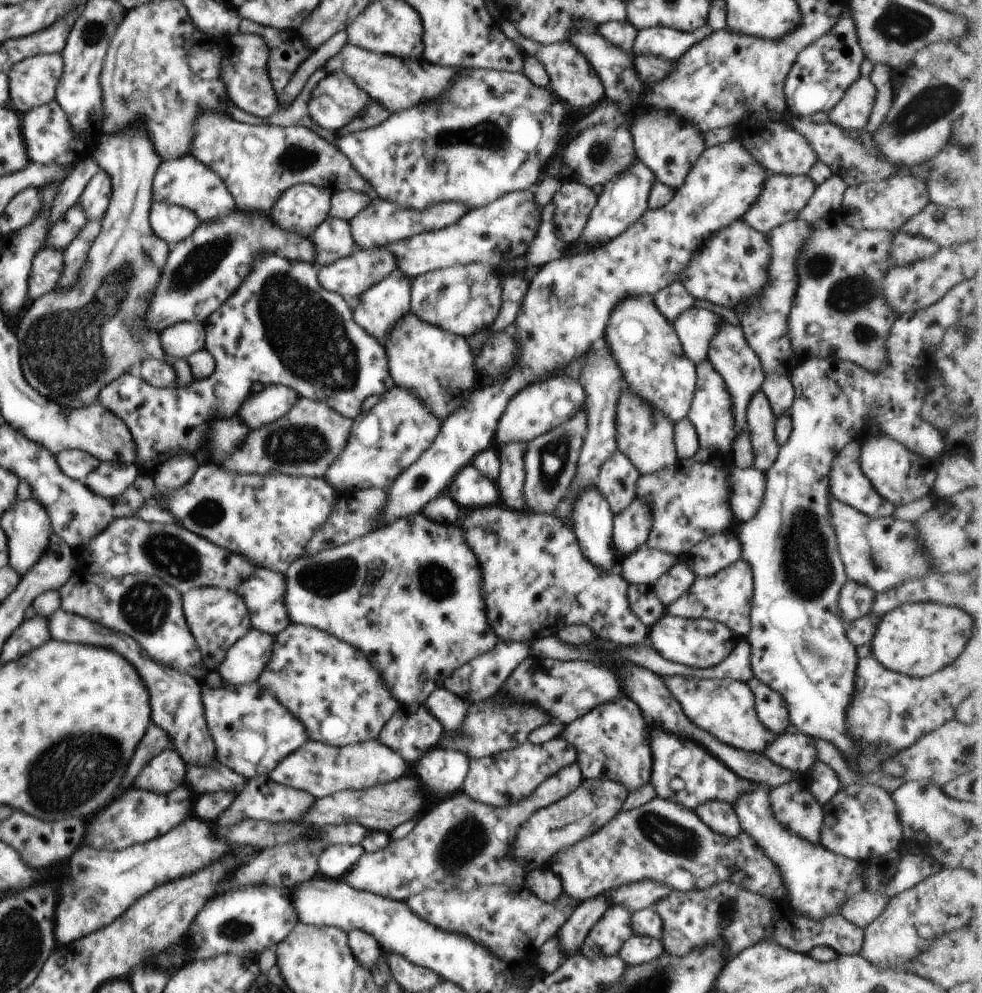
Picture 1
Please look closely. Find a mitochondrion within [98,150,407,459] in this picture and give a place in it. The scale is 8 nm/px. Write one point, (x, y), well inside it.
(306, 333)

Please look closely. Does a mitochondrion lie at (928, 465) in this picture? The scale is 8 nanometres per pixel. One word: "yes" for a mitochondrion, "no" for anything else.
no

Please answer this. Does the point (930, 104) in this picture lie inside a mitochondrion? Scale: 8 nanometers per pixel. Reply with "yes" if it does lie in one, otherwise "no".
yes

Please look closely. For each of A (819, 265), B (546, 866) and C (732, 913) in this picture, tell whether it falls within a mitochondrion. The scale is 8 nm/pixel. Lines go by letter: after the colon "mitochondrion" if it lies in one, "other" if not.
A: mitochondrion
B: other
C: mitochondrion

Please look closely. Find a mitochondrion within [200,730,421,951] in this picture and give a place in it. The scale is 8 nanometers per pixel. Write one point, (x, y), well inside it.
(232, 930)

